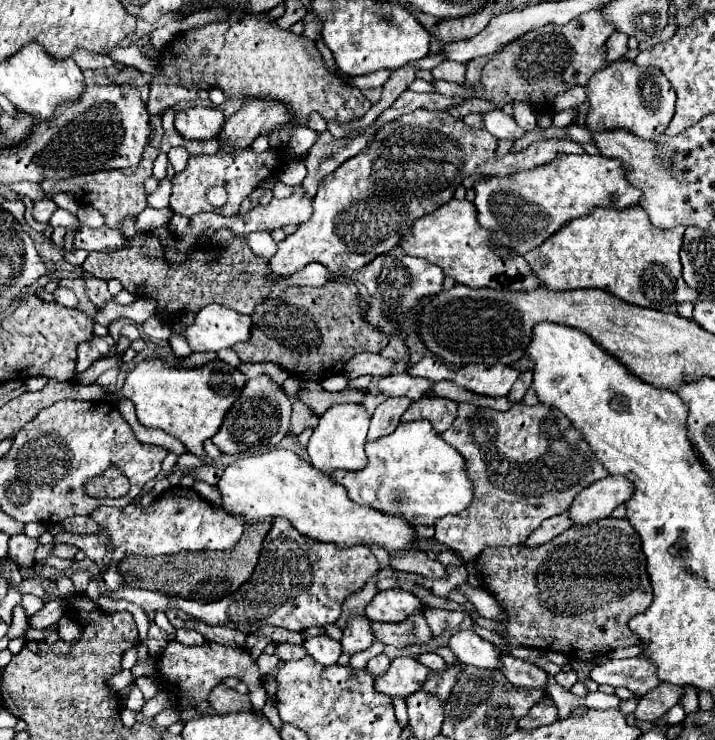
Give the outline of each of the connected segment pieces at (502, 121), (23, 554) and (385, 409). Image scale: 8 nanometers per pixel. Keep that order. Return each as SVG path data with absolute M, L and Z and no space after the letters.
M500 109L484 113L484 127L498 139L520 139L526 135L526 131L520 129L516 121L510 115L504 115Z
M26 535L12 537L8 547L8 559L12 559L20 569L30 569L34 565L36 547L38 547L36 539L30 539Z
M388 397L384 403L380 403L372 415L368 439L380 439L392 433L400 425L400 417L410 403L412 399L408 397Z

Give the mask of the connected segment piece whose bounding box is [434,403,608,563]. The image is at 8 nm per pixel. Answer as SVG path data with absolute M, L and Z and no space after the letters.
M458 403L458 417L454 419L452 427L442 433L442 439L464 455L466 471L468 475L472 475L476 483L476 495L468 511L464 511L464 515L448 515L440 519L440 523L436 523L434 535L436 541L444 543L464 563L474 561L474 557L484 547L524 543L528 535L536 531L544 519L568 511L574 497L582 489L608 475L604 465L598 461L598 457L584 441L580 429L576 429L564 417L564 413L544 403L538 403L534 407L516 403L510 411L504 413L488 407L476 407L470 403Z

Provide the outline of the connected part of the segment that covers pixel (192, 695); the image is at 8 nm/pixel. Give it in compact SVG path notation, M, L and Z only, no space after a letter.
M170 641L166 651L158 659L158 673L160 673L160 677L164 677L166 681L170 681L178 687L176 691L178 691L180 701L188 701L192 705L198 705L200 701L206 701L212 687L222 683L222 679L226 679L226 677L244 679L244 683L248 685L248 696L252 705L254 705L254 709L262 711L264 703L268 701L268 695L264 691L258 665L250 657L246 649L224 647L224 645L218 645L216 642L204 643L200 647L188 647L188 645L182 645L178 641Z

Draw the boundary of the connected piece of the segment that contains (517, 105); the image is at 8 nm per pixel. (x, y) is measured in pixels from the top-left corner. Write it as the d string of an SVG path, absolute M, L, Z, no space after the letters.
M512 101L512 107L514 107L514 113L518 115L518 123L522 123L526 131L536 127L536 115L534 115L534 111L532 111L530 105L520 103L520 101Z

